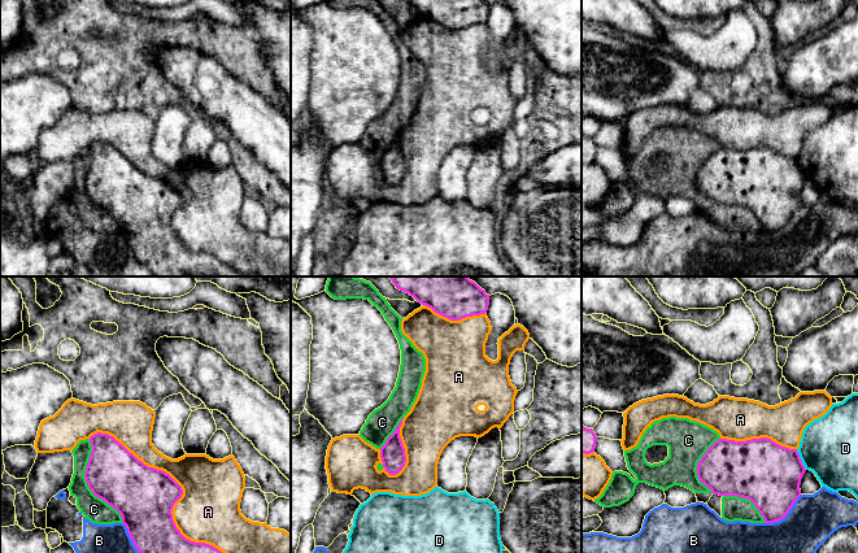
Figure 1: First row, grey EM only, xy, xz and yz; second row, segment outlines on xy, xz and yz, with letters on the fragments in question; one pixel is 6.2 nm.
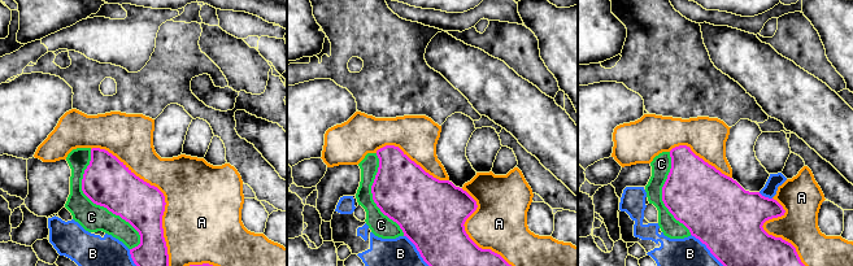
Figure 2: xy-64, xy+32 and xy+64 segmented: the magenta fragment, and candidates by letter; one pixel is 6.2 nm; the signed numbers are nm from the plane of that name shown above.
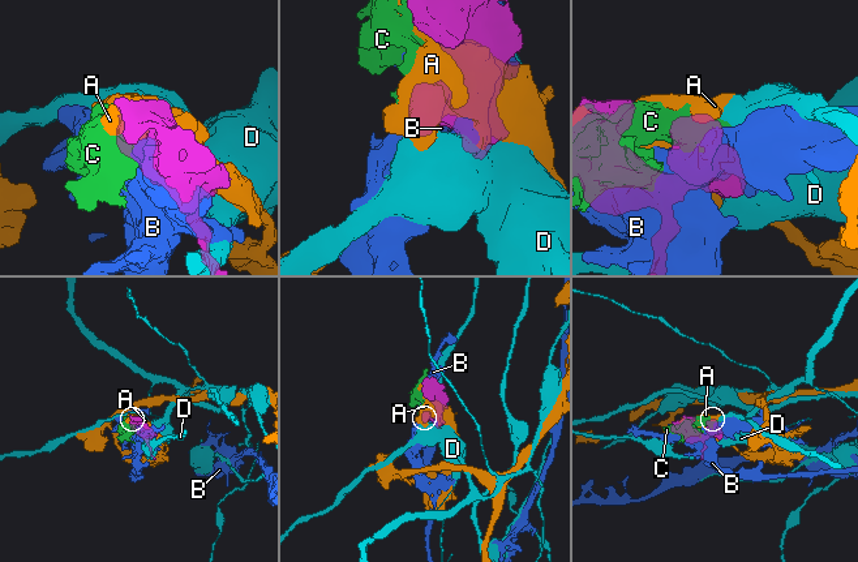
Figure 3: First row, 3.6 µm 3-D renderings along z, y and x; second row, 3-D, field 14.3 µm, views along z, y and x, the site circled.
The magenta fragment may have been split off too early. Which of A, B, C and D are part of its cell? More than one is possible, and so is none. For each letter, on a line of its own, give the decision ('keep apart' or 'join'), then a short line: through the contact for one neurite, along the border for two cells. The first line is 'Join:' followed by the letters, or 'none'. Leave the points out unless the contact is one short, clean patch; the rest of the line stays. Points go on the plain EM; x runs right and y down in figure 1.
Join: none
A: keep apart
B: keep apart
C: keep apart
D: keep apart

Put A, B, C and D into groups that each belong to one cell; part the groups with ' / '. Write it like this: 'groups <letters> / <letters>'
groups A / B / C / D

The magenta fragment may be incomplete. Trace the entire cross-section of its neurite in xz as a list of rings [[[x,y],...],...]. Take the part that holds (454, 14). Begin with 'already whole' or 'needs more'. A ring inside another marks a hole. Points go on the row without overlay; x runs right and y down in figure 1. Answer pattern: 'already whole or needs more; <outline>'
already whole; [[[404,0],[435,22],[460,30],[466,26],[485,23],[489,4],[485,0]]]

